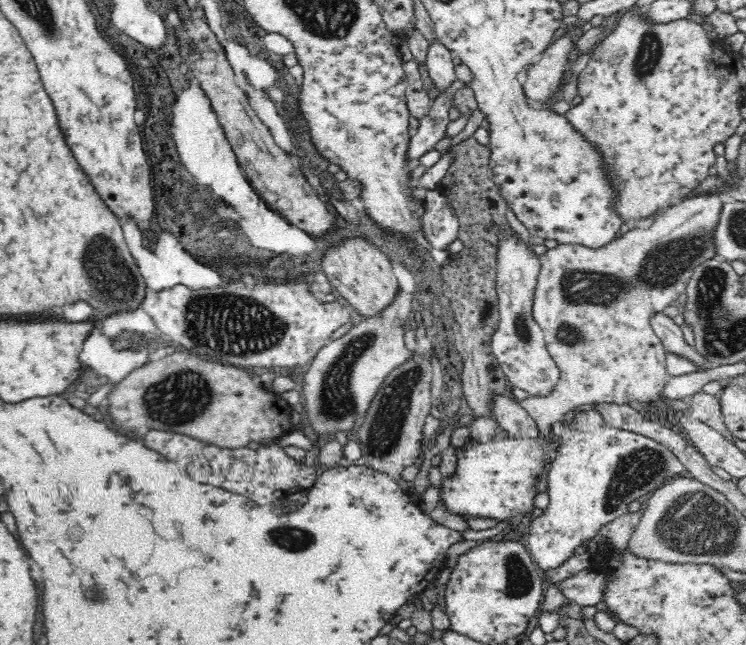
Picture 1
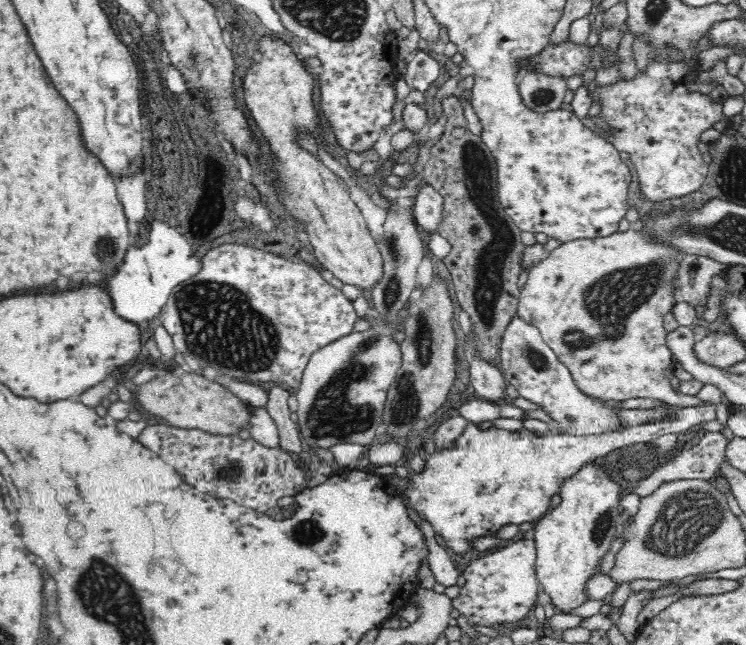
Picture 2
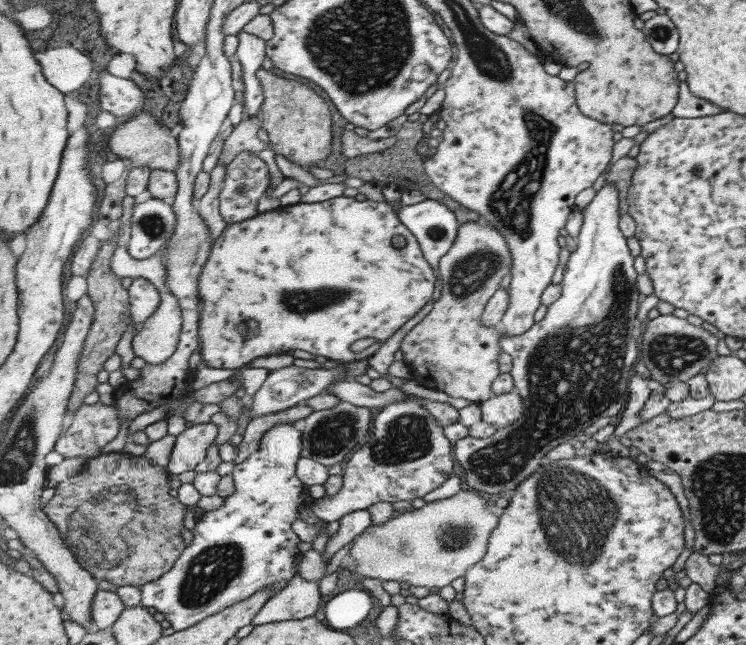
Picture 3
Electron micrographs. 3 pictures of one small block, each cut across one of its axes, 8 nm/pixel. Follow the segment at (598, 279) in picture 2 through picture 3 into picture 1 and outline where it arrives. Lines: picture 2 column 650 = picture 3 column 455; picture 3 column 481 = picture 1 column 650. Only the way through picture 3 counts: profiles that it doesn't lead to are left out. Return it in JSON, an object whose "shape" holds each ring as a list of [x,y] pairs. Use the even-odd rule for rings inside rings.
{"shape":[[[703,193],[686,197],[681,201],[673,203],[671,206],[663,208],[655,214],[648,223],[629,230],[620,238],[610,240],[608,244],[600,246],[600,248],[592,248],[584,244],[559,244],[555,248],[548,249],[547,252],[539,256],[540,271],[537,277],[537,284],[533,295],[532,318],[537,323],[537,326],[542,330],[543,338],[551,357],[555,359],[559,366],[561,375],[558,384],[555,386],[554,394],[546,396],[546,398],[538,398],[530,396],[526,400],[519,400],[518,404],[521,408],[536,421],[539,428],[539,436],[551,436],[550,424],[552,422],[563,421],[563,417],[575,410],[581,405],[596,405],[596,404],[628,404],[632,401],[644,402],[650,404],[656,403],[663,392],[664,382],[666,382],[666,350],[660,338],[656,336],[652,327],[652,315],[654,313],[662,313],[673,306],[682,294],[686,293],[688,281],[692,277],[694,268],[700,263],[711,260],[714,257],[714,245],[712,244],[712,230],[716,228],[720,210],[722,210],[721,195],[716,193]]]}

